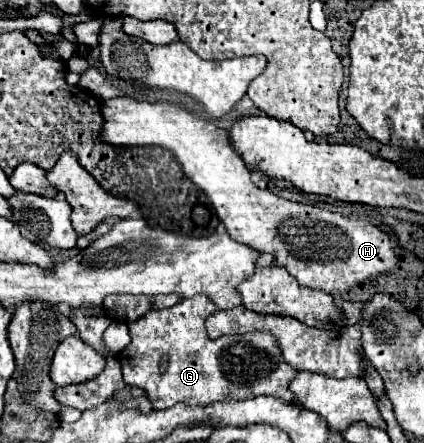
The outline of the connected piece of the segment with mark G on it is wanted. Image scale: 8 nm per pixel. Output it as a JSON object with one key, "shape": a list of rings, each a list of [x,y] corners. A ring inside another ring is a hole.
{"shape":[[[203,294],[181,300],[177,306],[165,310],[153,310],[141,316],[139,320],[129,324],[131,342],[117,354],[123,370],[123,380],[129,386],[137,386],[147,392],[153,408],[171,408],[177,402],[185,402],[189,406],[207,406],[217,400],[245,400],[253,396],[275,396],[285,402],[293,402],[293,394],[289,392],[289,380],[297,370],[289,368],[277,348],[277,342],[271,334],[253,332],[245,336],[221,336],[217,340],[209,340],[205,332],[205,318],[213,314],[217,306]],[[167,358],[167,368],[161,372],[161,360]]]}

